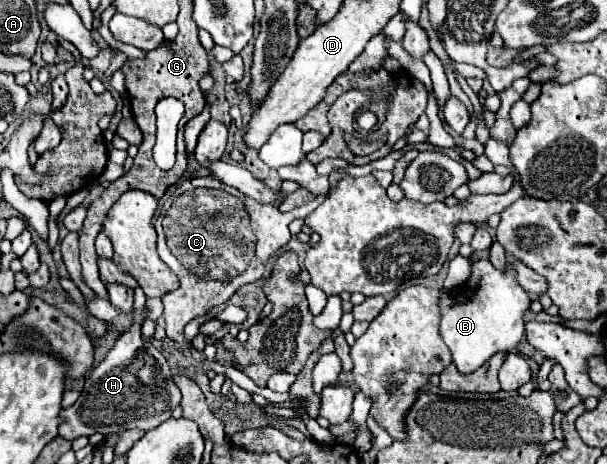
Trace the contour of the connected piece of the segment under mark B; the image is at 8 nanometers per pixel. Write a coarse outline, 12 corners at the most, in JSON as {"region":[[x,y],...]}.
{"region":[[510,262],[472,264],[472,298],[440,290],[440,336],[462,374],[516,350],[530,296]]}

